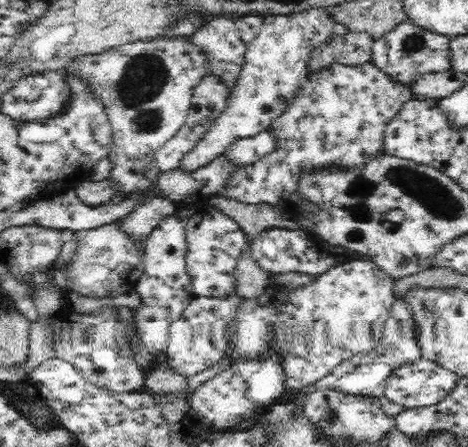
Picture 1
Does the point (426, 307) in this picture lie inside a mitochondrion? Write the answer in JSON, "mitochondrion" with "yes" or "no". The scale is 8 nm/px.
{"mitochondrion":"yes"}

